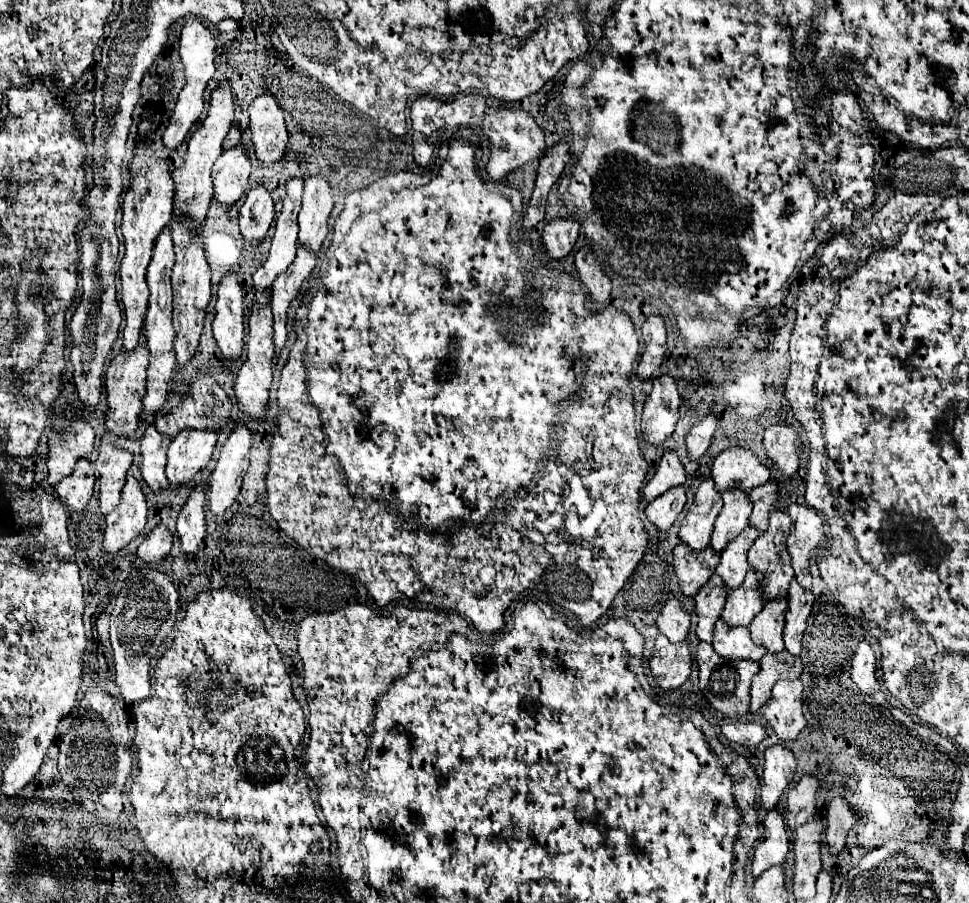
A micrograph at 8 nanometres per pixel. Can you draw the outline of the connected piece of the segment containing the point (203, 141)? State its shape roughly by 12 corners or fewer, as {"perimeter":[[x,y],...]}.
{"perimeter":[[228,86],[212,92],[208,116],[172,172],[174,216],[192,232],[212,200],[210,168],[234,118]]}

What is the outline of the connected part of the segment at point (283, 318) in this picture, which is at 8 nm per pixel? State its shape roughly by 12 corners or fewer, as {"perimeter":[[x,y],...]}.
{"perimeter":[[300,248],[294,264],[278,276],[272,292],[274,360],[286,344],[292,300],[316,266],[316,256]]}

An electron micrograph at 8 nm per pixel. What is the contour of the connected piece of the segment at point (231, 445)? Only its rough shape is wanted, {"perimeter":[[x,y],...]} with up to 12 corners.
{"perimeter":[[238,424],[210,478],[210,510],[222,516],[248,470],[250,430]]}

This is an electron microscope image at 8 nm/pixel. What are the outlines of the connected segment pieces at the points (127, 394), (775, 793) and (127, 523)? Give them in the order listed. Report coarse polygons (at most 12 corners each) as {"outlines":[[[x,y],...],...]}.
{"outlines":[[[146,340],[106,376],[106,428],[130,438],[142,412]],[[780,744],[766,748],[762,806],[774,810],[794,780],[796,758]],[[128,472],[120,504],[106,516],[104,552],[142,532],[148,512]]]}

